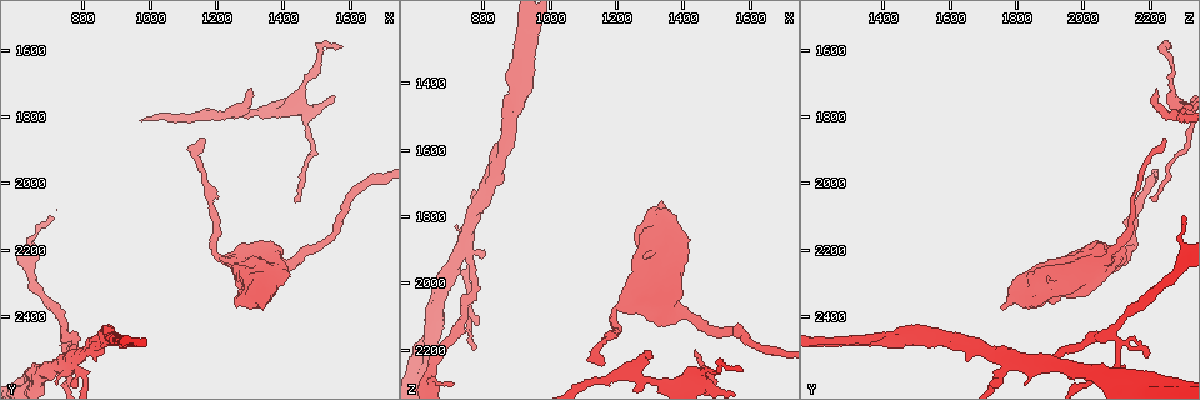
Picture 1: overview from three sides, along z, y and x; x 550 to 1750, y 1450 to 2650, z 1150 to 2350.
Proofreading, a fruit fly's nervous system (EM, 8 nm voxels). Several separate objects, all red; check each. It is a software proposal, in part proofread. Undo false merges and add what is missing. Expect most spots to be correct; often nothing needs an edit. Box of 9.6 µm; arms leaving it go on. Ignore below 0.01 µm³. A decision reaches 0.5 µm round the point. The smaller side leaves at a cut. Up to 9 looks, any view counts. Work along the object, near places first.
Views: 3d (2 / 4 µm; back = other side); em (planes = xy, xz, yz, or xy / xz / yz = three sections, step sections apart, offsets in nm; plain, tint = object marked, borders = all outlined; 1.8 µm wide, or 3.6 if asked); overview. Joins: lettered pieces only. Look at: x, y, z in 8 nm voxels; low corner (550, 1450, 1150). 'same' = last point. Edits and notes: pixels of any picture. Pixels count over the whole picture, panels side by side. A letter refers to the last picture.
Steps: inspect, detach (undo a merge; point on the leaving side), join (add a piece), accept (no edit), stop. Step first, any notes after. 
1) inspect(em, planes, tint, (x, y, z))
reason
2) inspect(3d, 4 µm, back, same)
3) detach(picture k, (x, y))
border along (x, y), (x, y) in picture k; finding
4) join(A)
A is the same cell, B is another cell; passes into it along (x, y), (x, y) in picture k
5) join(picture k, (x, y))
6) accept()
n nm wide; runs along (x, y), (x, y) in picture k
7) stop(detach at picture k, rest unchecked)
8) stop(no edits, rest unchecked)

inspect(3d, 2 µm, (730, 2530, 1900))
three-way junction

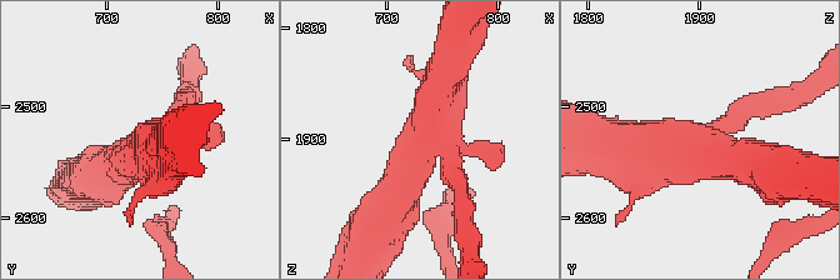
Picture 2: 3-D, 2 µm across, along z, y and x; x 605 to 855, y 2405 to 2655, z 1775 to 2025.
inspect(em, 3.6 µm, planes, tint, (734, 2538, 1898))

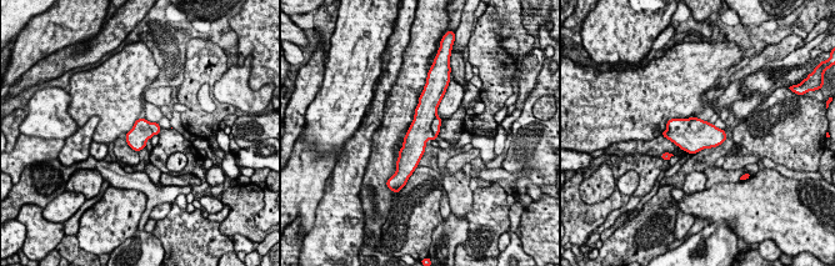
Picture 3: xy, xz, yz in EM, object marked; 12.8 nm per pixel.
inspect(em, 3.6 µm, planes, borders, same)
see the neighbours

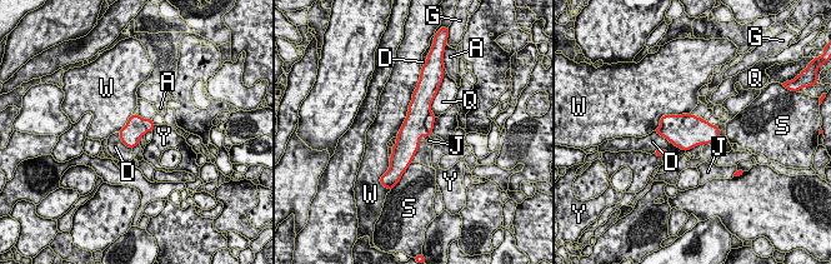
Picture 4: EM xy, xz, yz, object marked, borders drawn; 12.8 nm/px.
detach(picture 4, (429, 123))
280 nm wide; A, D, G, J, Q, S, W and Y are other cells; border along (430, 110), (425, 120), (427, 132) in picture 4; two cells meet here

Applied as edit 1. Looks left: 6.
inspect(em, planes, borders, (1330, 2380, 1760))
an open end

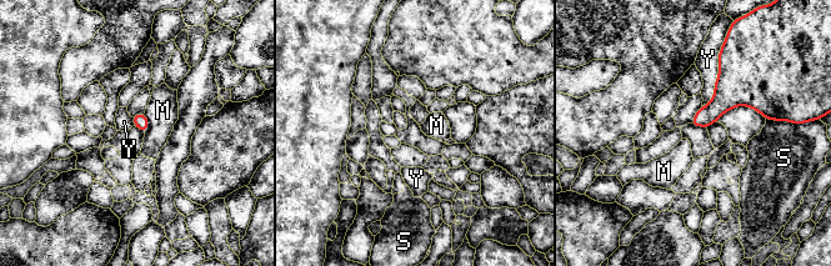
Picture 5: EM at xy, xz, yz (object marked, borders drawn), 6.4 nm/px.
accept()
M, S and Y are other cells; border along (720, 50), (714, 96), (702, 106) in picture 5; none of them fits

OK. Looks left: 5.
inspect(em, xy, step 4, tint, (1310, 1720, 2230))
branch stops here

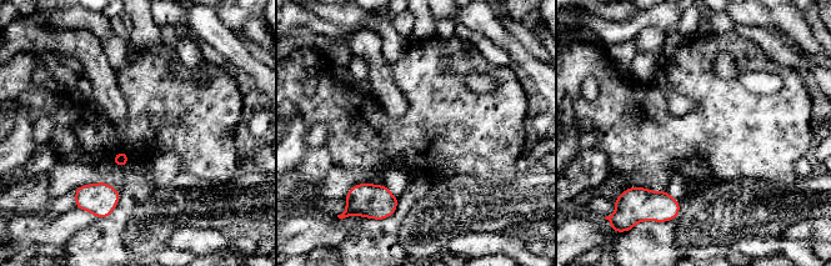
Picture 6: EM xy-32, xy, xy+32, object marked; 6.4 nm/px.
inspect(em, xy, step 4, borders, same)
what lies round it

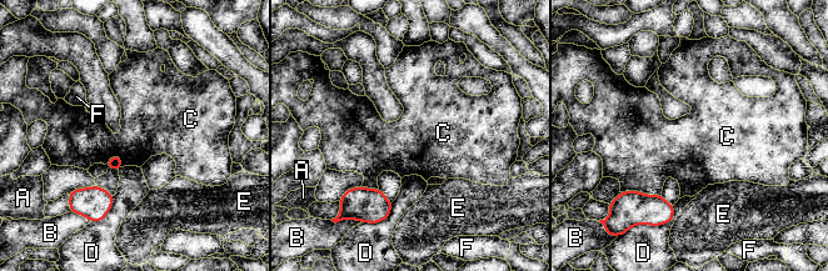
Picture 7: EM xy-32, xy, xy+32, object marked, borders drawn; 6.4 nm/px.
accept()
A, B, C, D, E and F are other cells; border along (622, 191), (631, 190), (661, 195) in picture 7; no lettered piece goes on from it

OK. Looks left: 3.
inspect(em, planes, plain, (920, 2470, 1240))
arms part here

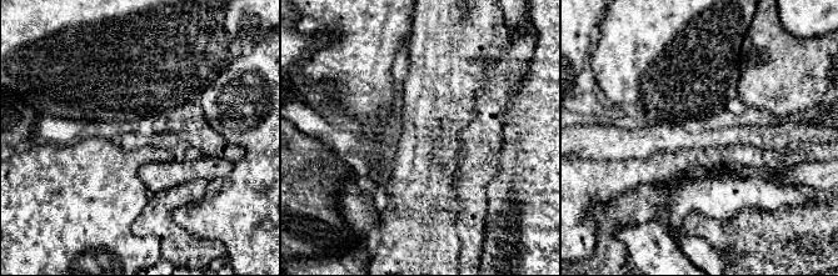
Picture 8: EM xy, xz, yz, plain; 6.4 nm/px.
inspect(em, planes, borders, same)

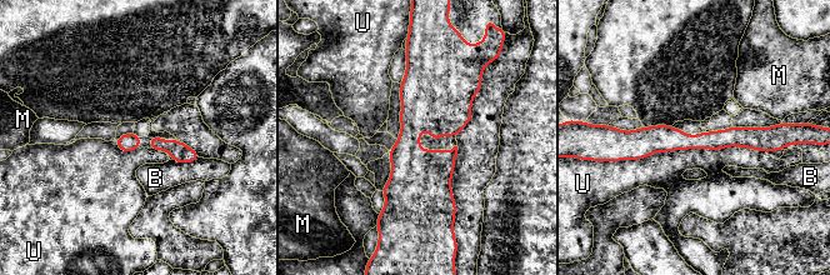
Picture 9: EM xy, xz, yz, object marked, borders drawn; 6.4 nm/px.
accept()
B, M and U are other cells; runs along (773, 131), (765, 138), (623, 144) in picture 9; all the same cell

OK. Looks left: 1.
stop(detach at picture 4, rest unchecked)

